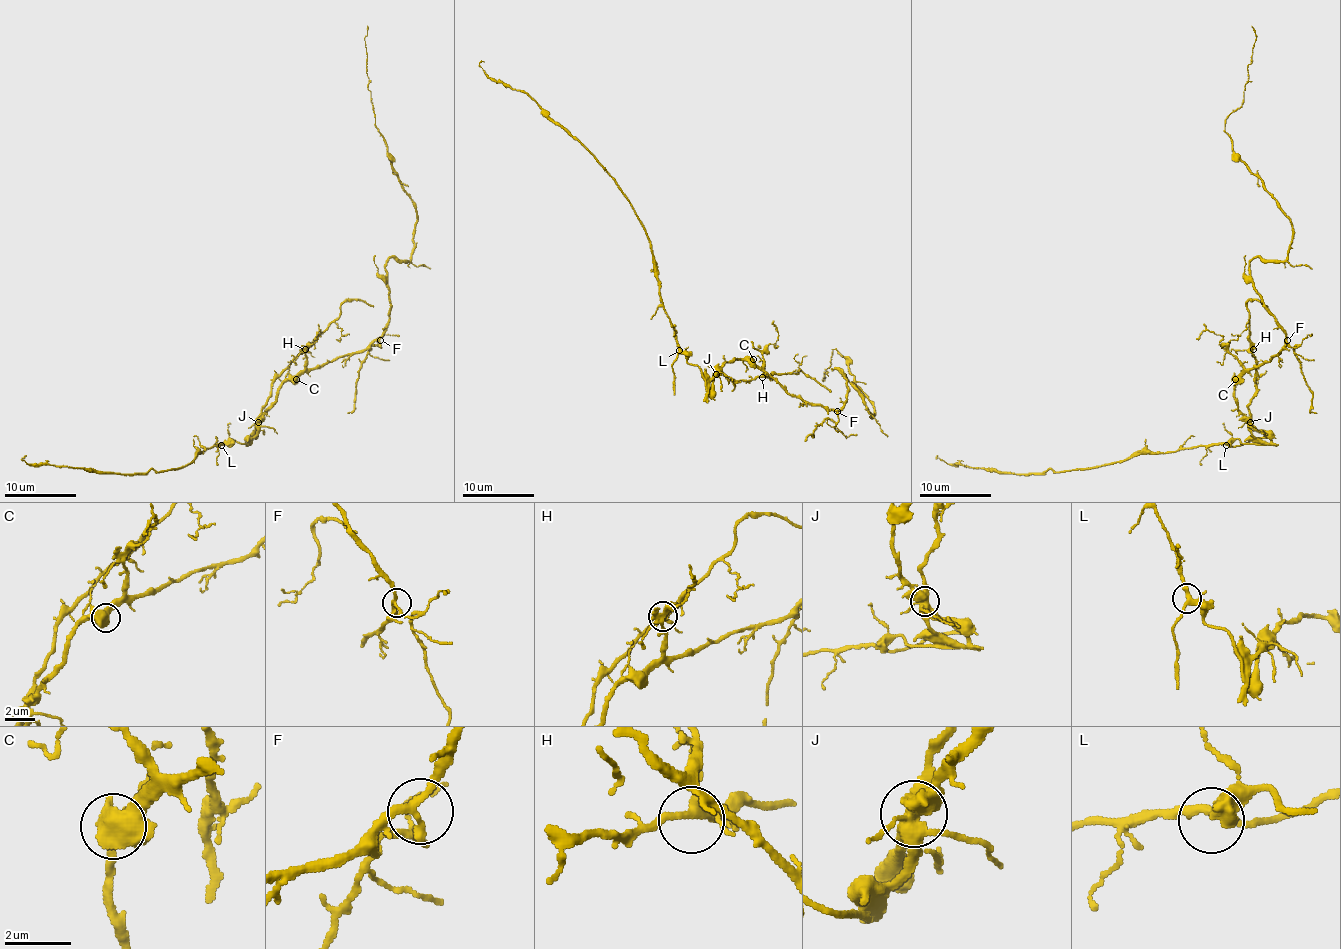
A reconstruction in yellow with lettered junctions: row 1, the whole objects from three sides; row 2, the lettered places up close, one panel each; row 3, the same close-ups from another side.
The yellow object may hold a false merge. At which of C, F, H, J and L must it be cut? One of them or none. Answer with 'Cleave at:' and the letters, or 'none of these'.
Cleave at: J

